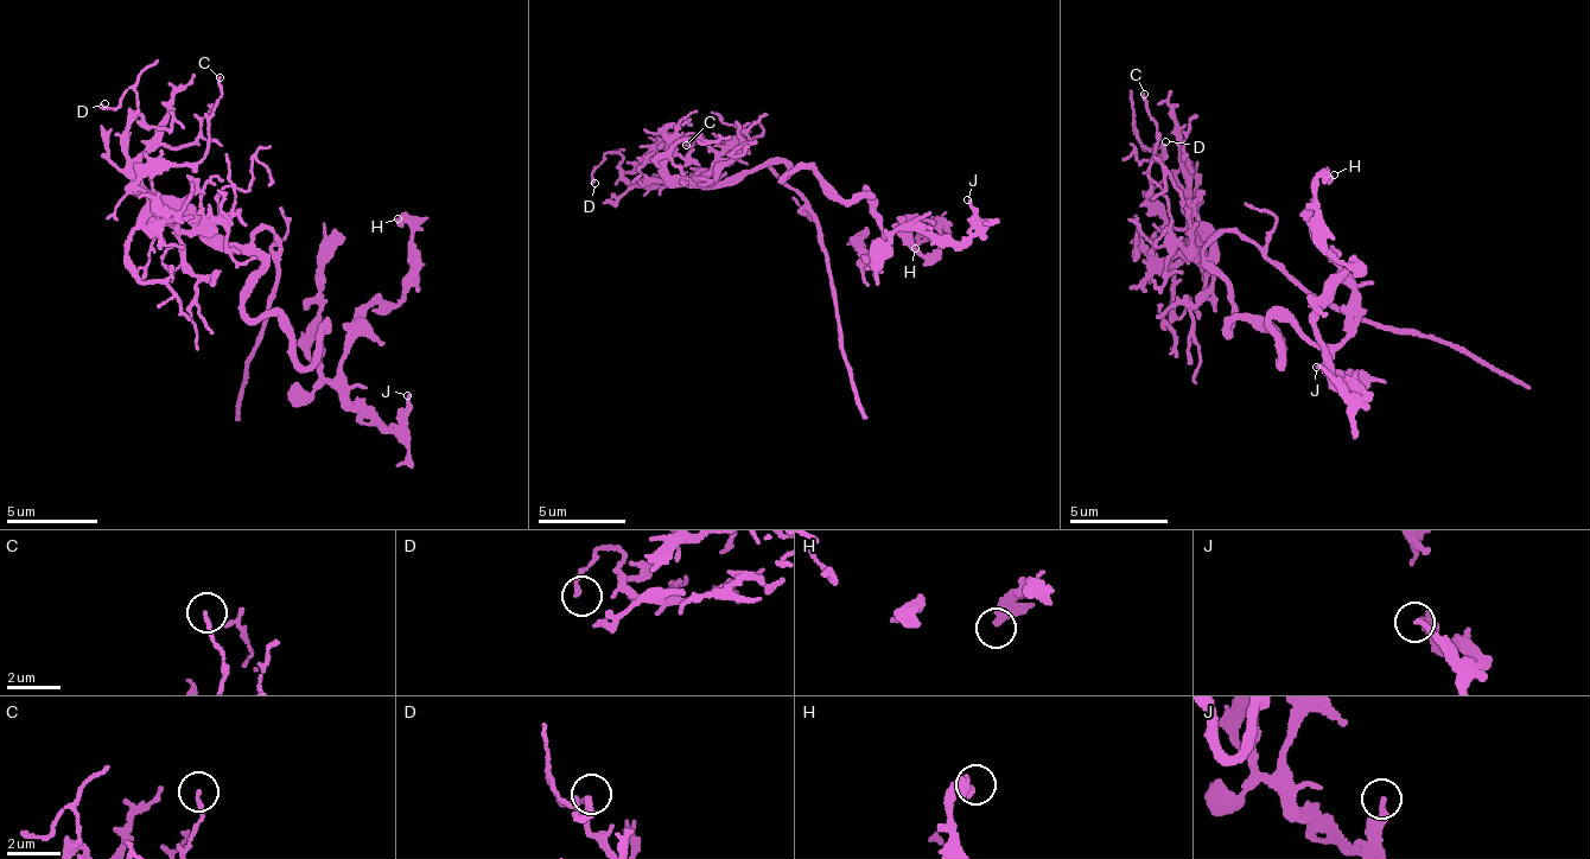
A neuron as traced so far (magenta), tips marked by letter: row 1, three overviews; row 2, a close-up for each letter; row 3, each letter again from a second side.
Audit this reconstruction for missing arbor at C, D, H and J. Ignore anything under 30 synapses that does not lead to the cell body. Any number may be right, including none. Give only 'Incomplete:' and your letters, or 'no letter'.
Incomplete: no letter

